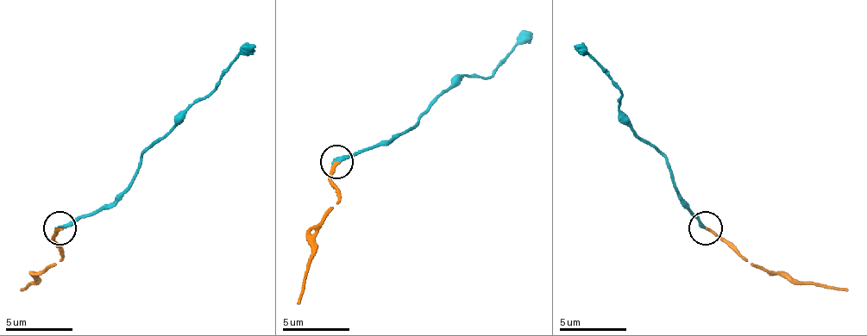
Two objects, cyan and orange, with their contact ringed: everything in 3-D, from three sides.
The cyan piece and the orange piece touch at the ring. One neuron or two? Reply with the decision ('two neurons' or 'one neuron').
one neuron

